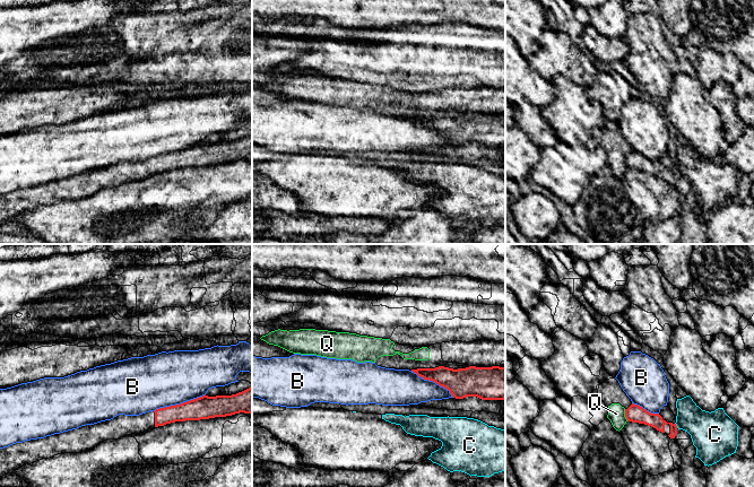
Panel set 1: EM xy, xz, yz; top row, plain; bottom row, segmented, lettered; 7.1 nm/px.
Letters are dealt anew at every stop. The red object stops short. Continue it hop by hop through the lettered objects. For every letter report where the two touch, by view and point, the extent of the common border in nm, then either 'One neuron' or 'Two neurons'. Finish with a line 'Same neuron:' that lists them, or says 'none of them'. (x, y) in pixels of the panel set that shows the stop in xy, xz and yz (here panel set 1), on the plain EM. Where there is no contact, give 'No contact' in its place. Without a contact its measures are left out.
B: Touches red at xy (180, 150). Shared border 400 nm. Two neurons
C: Touches red at yz (675, 172). Shared border 40 nm. Two neurons
Q: Touches red at yz (625, 162). Shared border 90 nm. Two neurons
Same neuron: none of them

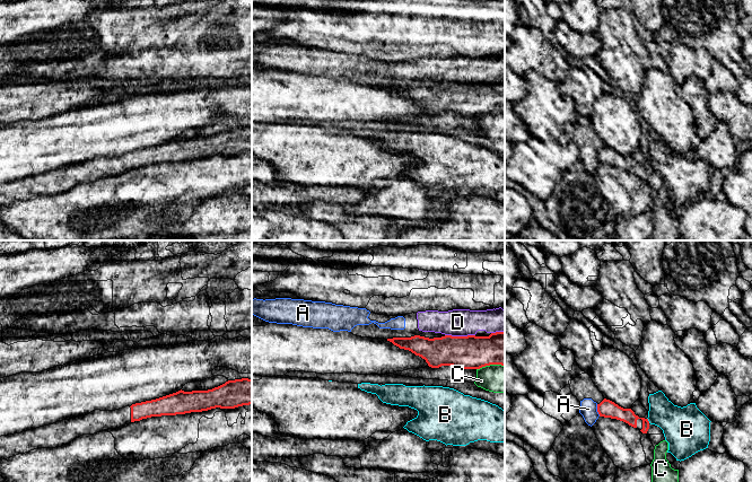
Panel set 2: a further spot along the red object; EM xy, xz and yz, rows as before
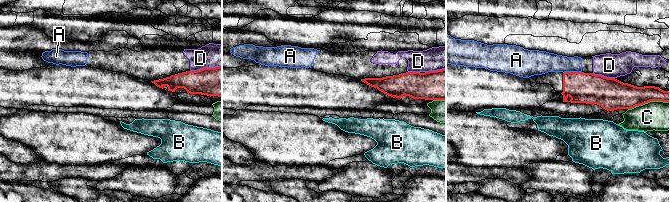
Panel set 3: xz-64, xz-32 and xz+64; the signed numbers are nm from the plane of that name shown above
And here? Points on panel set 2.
A: Touches red at yz (597, 157). Shared border 90 nm. Two neurons
B: Touches red at yz (647, 167). Shared border 40 nm. Two neurons
C: Touches red at xz (490, 111). Shared border 200 nm. Two neurons
D: Touches red at xz (460, 84). Shared border 220 nm. Two neurons
Same neuron: none of them

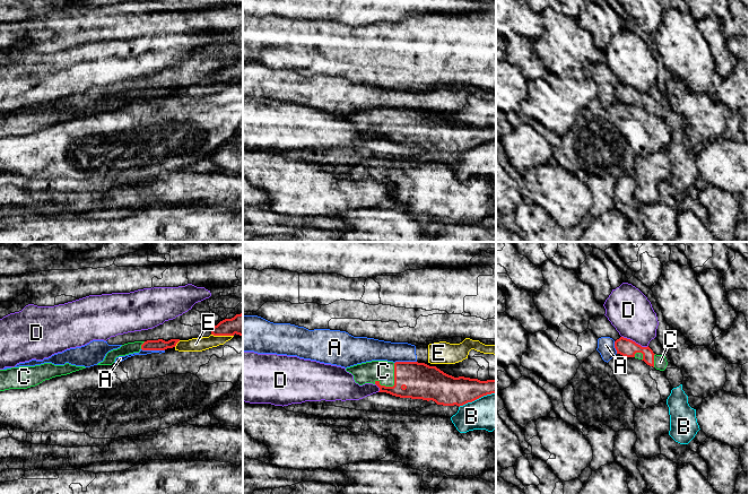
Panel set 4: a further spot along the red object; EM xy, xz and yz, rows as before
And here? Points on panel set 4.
A: Touches red at xy (153, 96). Shared border 170 nm. Two neurons
B: Touches red at xz (477, 145). Shared border 280 nm. Two neurons
C: Touches red at xz (394, 130). Shared border 220 nm. One neuron
D: Touches red at yz (634, 88). Shared border 200 nm. Two neurons
E: Touches red at xy (223, 81). Shared border 160 nm. Two neurons
Same neuron: C

